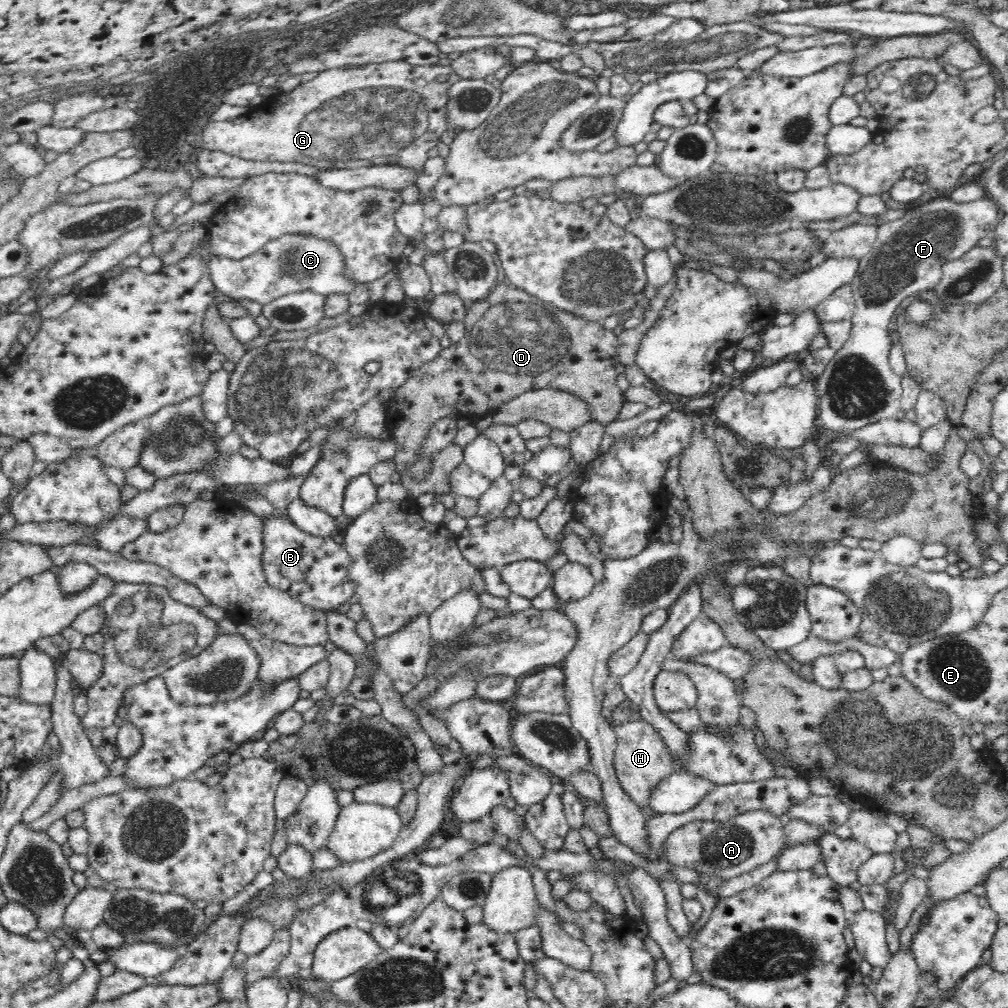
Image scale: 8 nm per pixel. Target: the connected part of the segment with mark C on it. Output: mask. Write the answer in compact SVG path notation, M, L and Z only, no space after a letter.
M285 235L268 242L252 257L241 260L211 256L208 264L214 287L222 295L235 301L250 300L266 305L286 294L310 290L324 297L332 294L352 294L362 283L346 277L346 263L340 249L330 241L316 239L312 235Z

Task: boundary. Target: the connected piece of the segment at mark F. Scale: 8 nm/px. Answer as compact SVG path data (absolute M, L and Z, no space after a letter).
M946 194L877 227L874 248L859 260L858 273L850 283L857 309L850 319L850 336L815 382L820 426L840 432L898 417L903 389L901 377L894 374L888 356L893 346L889 326L899 304L909 296L935 288L944 264L960 260L980 240L994 234L1000 219L999 206L986 196L960 204Z

